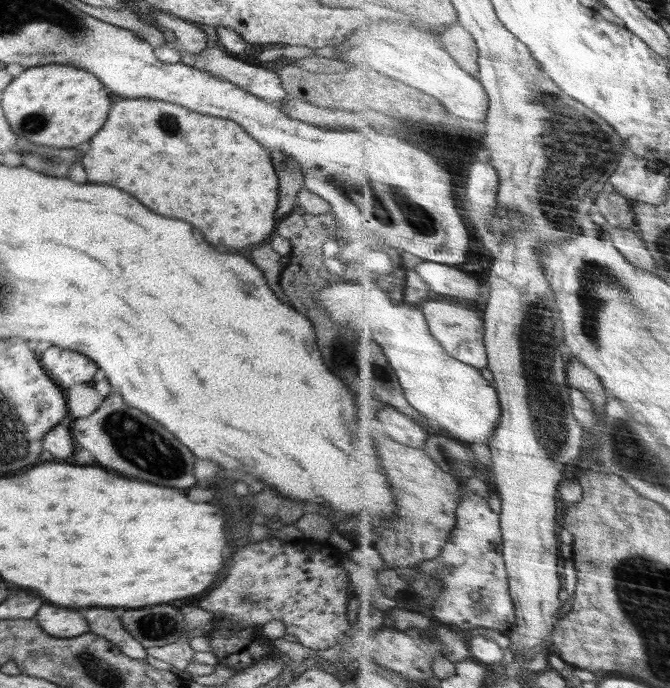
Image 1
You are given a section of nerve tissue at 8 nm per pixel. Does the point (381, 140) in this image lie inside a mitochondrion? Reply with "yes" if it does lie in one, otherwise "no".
no

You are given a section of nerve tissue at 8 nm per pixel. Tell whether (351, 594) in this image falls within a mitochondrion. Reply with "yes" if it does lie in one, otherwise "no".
no

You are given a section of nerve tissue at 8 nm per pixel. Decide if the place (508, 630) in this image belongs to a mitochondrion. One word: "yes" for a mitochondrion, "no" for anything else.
no

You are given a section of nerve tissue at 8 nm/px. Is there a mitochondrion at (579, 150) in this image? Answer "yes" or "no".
yes

